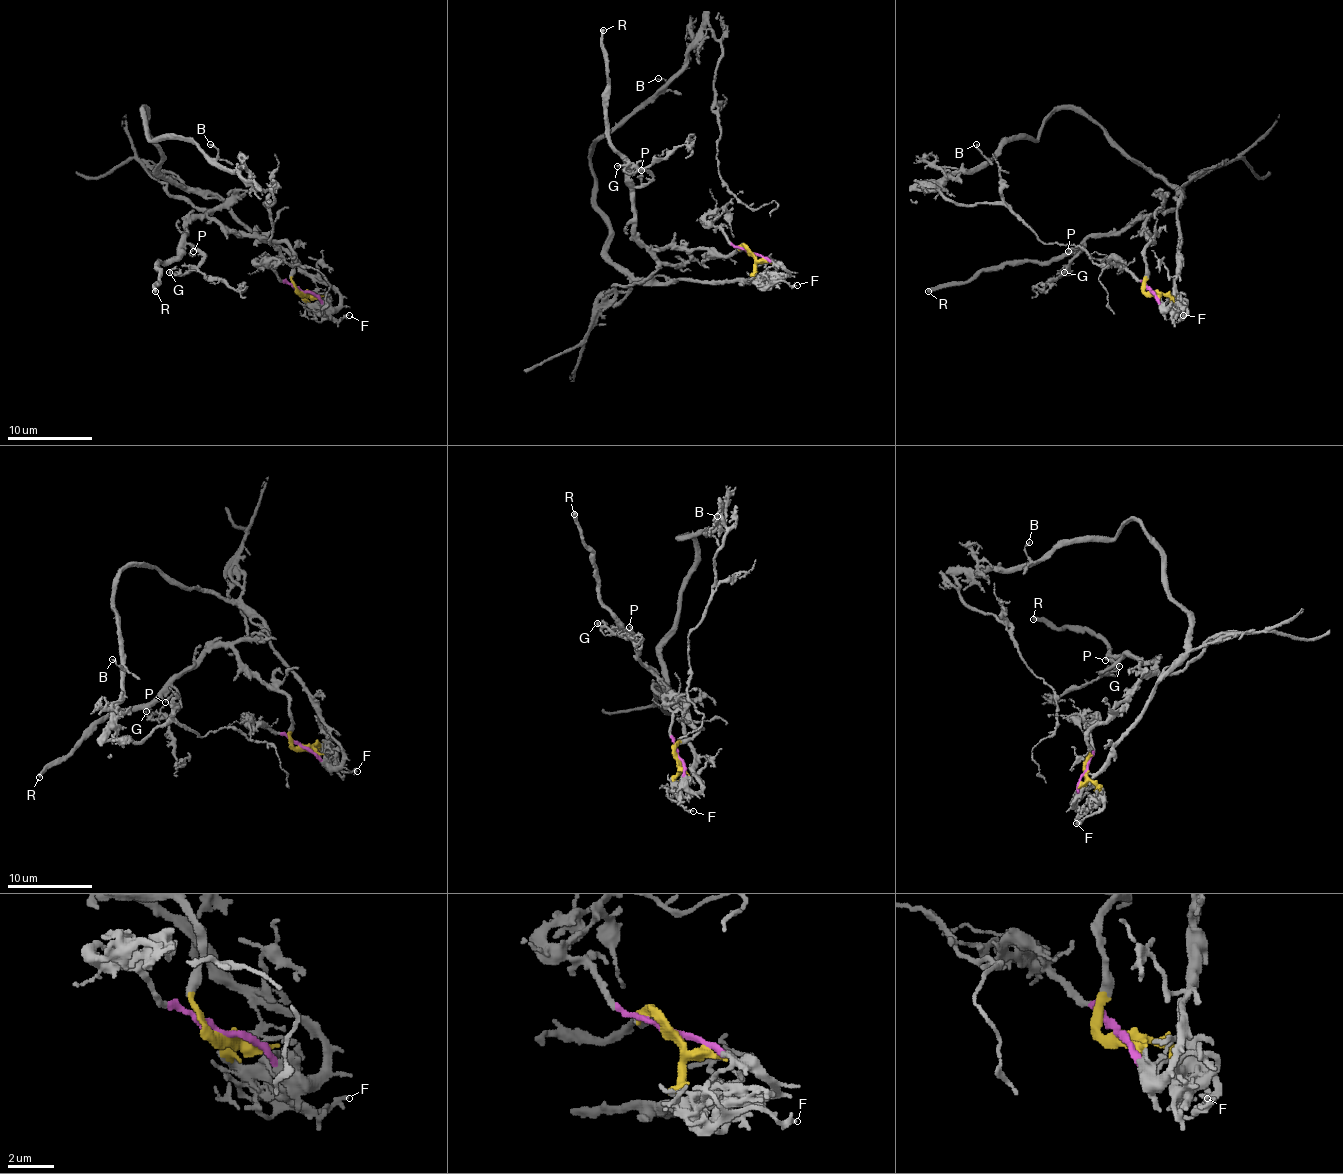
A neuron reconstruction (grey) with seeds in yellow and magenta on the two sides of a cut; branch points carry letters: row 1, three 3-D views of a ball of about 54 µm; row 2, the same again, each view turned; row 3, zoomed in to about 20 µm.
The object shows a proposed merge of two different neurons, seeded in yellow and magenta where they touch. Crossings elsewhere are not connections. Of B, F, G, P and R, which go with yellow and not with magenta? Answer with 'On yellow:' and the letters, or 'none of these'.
On yellow: F, G, P, R

